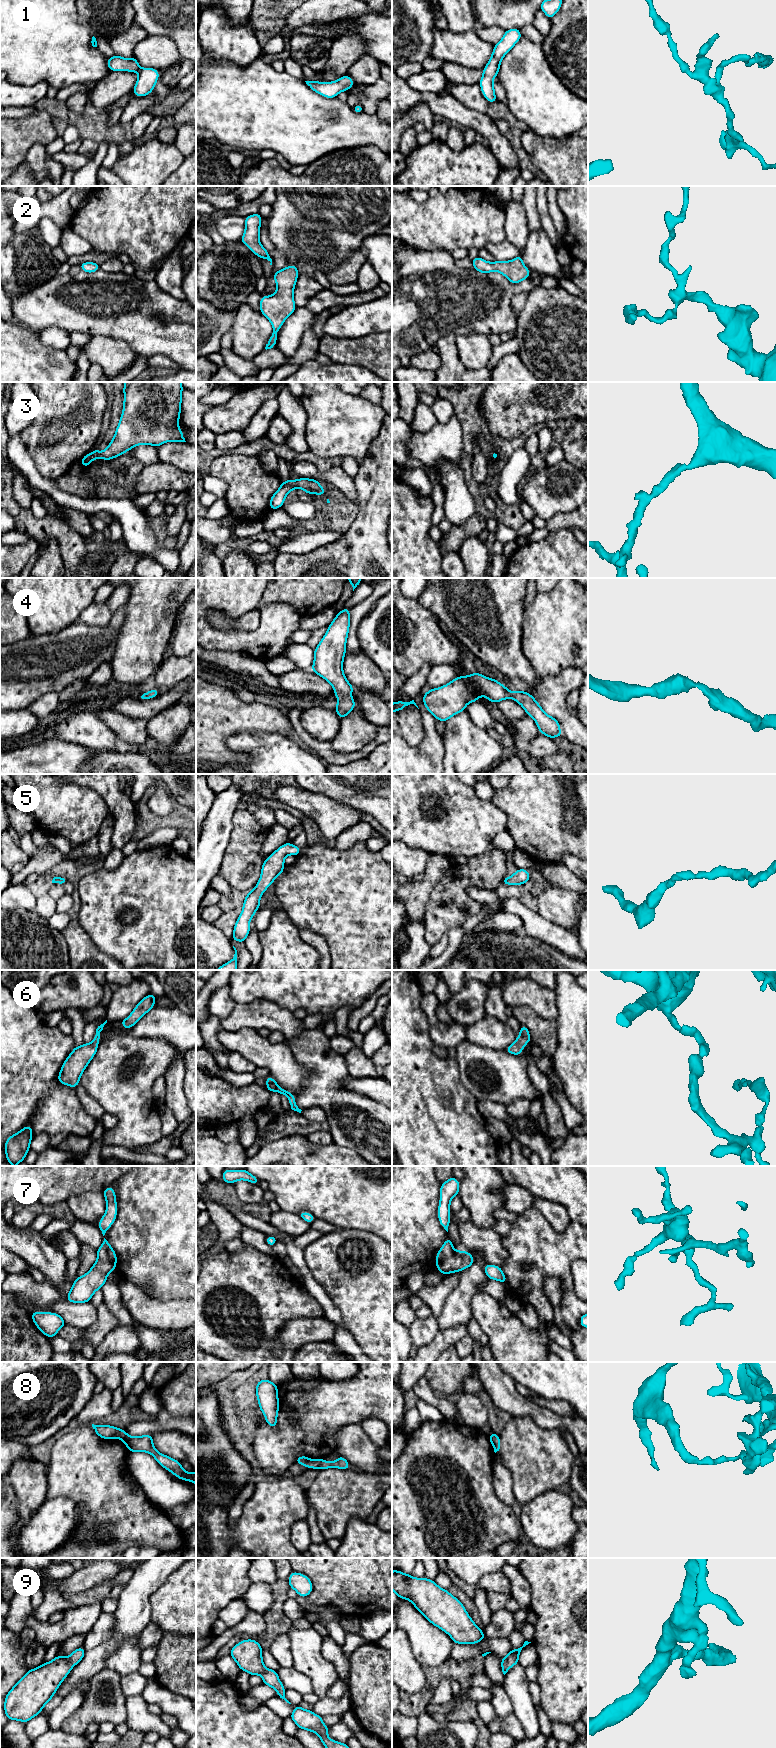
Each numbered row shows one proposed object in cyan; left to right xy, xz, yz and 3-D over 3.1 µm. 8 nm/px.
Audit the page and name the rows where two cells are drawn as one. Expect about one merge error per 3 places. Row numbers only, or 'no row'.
8

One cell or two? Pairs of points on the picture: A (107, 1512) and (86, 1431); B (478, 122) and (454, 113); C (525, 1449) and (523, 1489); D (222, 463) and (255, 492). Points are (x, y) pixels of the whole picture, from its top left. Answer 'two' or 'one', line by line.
A: one
B: one
C: one
D: one

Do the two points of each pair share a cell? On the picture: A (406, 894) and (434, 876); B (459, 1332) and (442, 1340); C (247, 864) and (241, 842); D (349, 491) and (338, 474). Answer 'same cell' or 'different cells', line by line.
A: same cell
B: same cell
C: same cell
D: same cell

